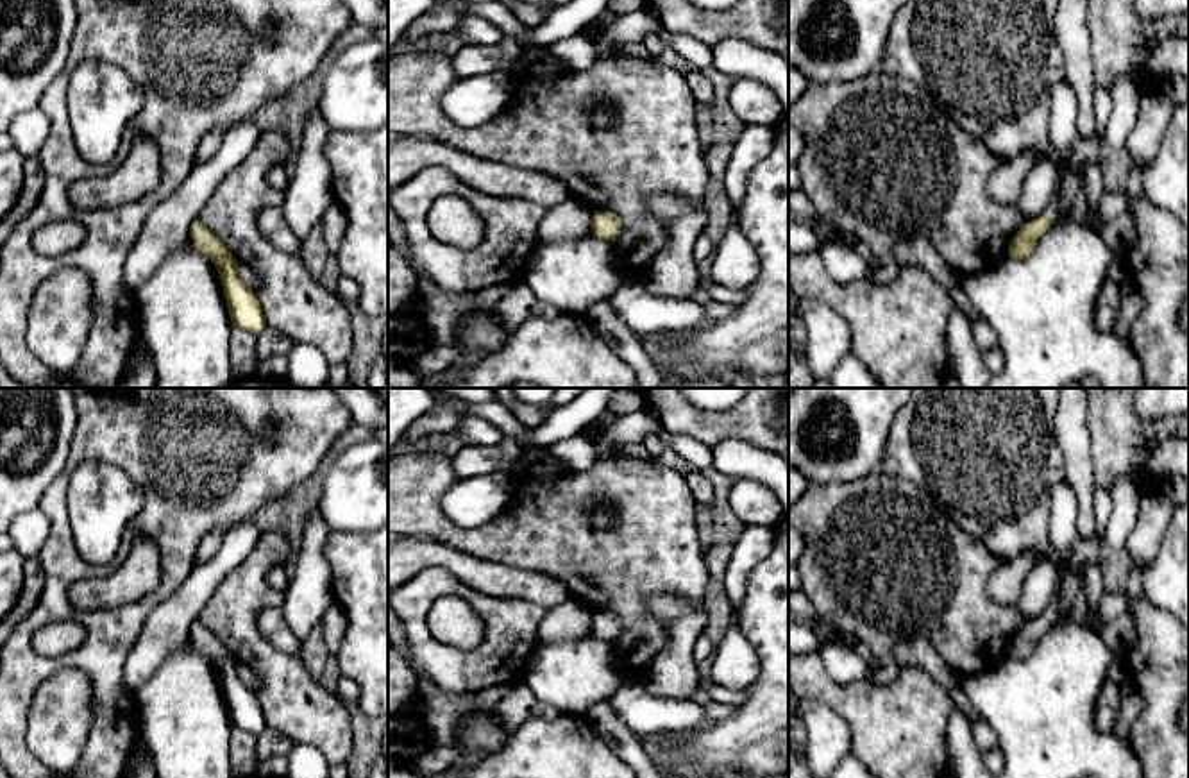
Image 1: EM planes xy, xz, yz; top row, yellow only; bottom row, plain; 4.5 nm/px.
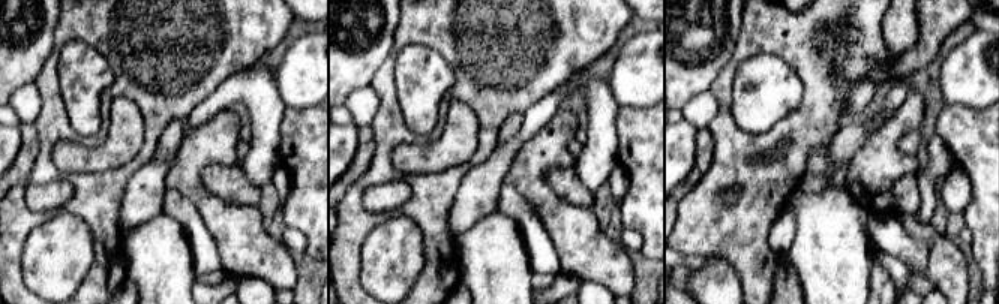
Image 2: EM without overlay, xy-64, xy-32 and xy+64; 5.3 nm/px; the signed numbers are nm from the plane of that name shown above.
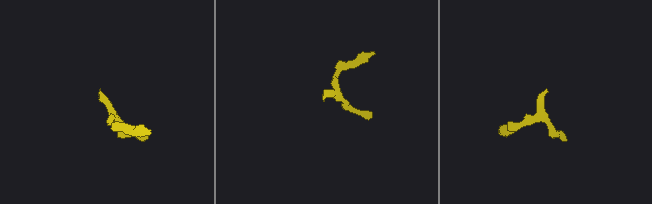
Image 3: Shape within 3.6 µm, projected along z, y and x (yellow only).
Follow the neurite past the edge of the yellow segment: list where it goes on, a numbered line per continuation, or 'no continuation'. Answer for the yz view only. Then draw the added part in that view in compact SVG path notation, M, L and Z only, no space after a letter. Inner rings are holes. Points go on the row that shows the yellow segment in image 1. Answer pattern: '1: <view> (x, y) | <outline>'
1: yz (1052, 211) | M1055 184L1053 193L1051 193L1051 200L1044 211L1051 222L1058 222L1058 204L1060 204L1060 186Z

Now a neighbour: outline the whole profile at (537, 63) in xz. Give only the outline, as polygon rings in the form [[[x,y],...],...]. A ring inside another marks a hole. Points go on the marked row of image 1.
[[[524,48],[511,68],[511,73],[517,77],[529,77],[542,82],[554,80],[569,72],[572,68],[547,48]]]

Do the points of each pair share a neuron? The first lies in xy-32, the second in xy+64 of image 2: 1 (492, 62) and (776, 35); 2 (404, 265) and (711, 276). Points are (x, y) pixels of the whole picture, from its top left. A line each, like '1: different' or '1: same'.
1: same
2: same

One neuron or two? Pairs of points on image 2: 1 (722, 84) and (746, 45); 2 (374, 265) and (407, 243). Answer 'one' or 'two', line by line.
1: one
2: one

